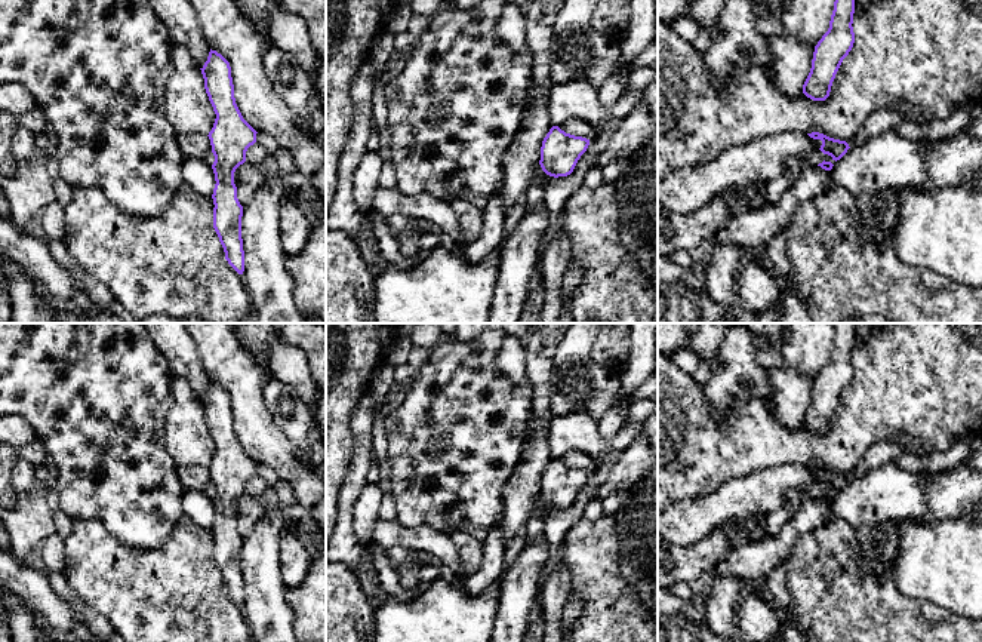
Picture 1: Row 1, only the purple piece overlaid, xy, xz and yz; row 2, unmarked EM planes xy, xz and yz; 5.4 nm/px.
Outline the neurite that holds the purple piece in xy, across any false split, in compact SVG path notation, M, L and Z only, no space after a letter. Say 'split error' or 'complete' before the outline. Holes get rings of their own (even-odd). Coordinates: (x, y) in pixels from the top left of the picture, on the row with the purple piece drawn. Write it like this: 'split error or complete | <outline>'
complete | M216 50L209 52L200 68L204 89L216 114L209 139L215 162L213 228L225 252L225 259L238 273L244 271L241 239L243 206L234 184L236 169L246 162L246 151L256 142L256 130L243 119L234 98L230 62Z

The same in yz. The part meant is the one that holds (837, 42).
complete | M835 0L828 31L815 46L812 68L803 85L803 93L813 101L829 96L835 74L855 43L855 0Z

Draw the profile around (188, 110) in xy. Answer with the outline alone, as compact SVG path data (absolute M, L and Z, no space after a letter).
M184 46L170 52L173 65L166 82L166 117L178 135L209 135L216 114L204 89L200 67Z

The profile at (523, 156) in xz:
M535 87L532 107L526 111L521 128L504 159L499 196L507 212L532 185L535 169L541 160L542 141L552 128L548 93L550 89Z

